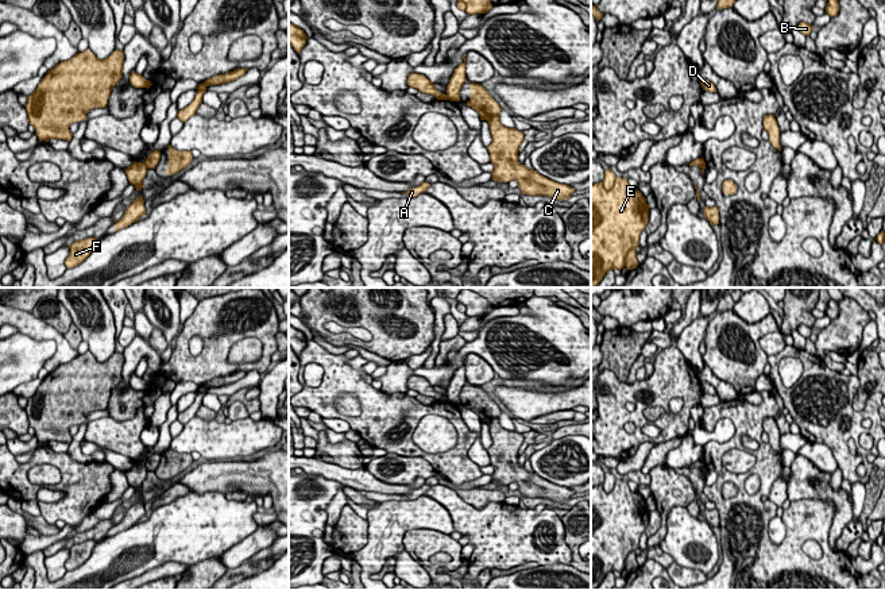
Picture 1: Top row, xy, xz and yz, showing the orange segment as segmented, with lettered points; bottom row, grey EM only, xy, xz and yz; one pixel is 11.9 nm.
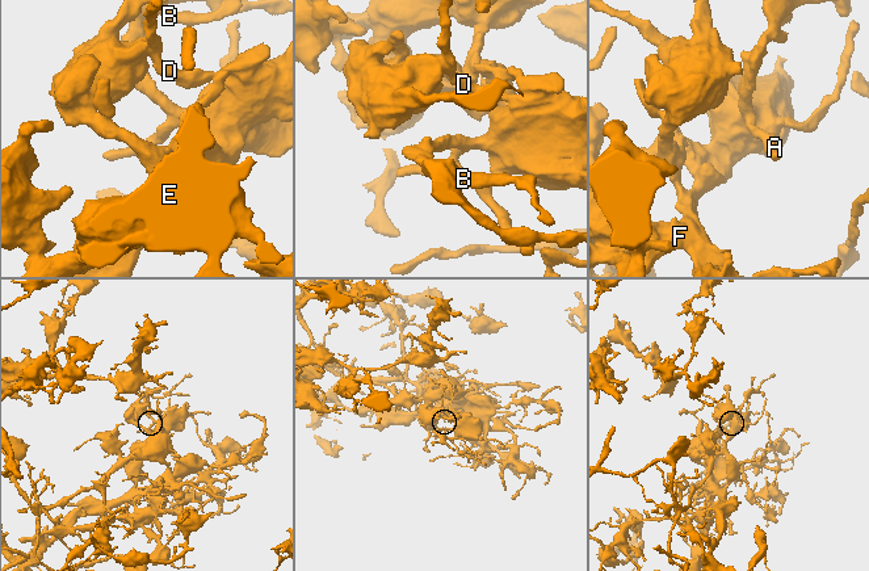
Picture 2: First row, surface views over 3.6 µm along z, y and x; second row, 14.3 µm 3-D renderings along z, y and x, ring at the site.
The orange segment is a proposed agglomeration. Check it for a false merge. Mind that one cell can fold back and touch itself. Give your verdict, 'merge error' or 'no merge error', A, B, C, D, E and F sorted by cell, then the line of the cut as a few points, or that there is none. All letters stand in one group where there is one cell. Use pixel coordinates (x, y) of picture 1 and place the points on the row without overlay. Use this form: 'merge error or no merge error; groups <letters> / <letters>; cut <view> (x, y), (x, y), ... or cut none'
merge error; groups A B C D F / E; cut yz (634, 550), (627, 555), (625, 567)

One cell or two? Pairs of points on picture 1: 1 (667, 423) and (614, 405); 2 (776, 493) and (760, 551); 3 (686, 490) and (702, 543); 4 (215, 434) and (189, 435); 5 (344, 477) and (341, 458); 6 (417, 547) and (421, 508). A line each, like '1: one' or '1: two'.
1: one
2: two
3: two
4: one
5: two
6: two

